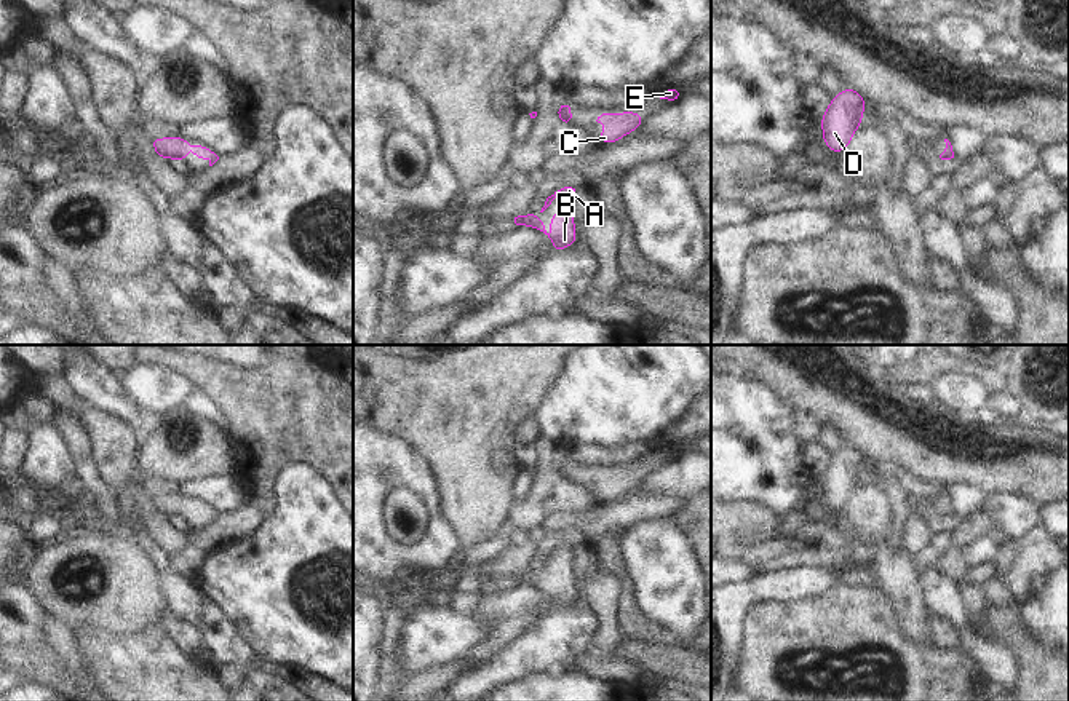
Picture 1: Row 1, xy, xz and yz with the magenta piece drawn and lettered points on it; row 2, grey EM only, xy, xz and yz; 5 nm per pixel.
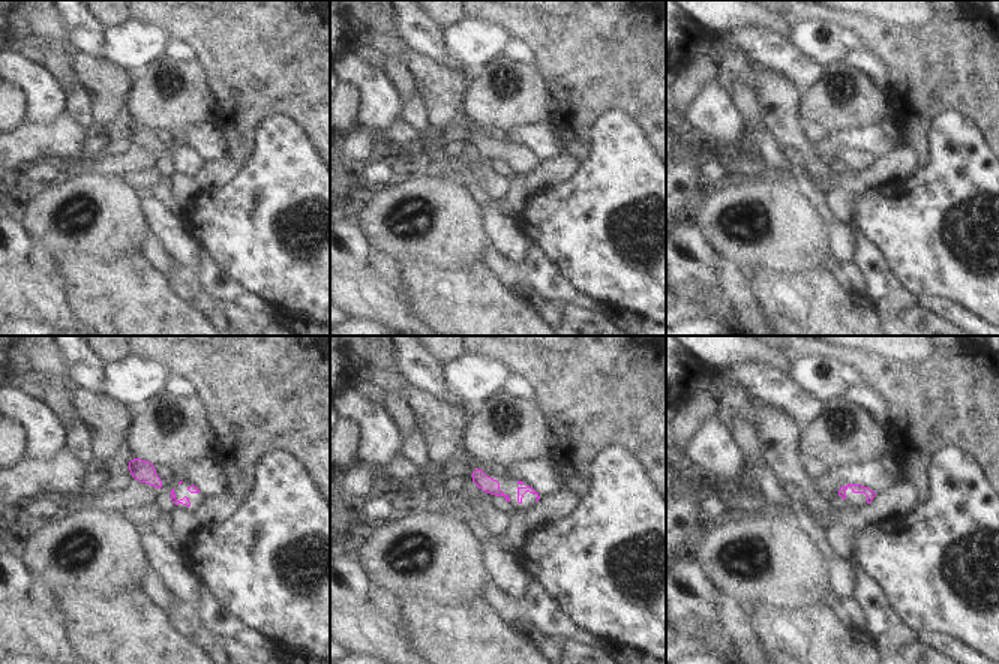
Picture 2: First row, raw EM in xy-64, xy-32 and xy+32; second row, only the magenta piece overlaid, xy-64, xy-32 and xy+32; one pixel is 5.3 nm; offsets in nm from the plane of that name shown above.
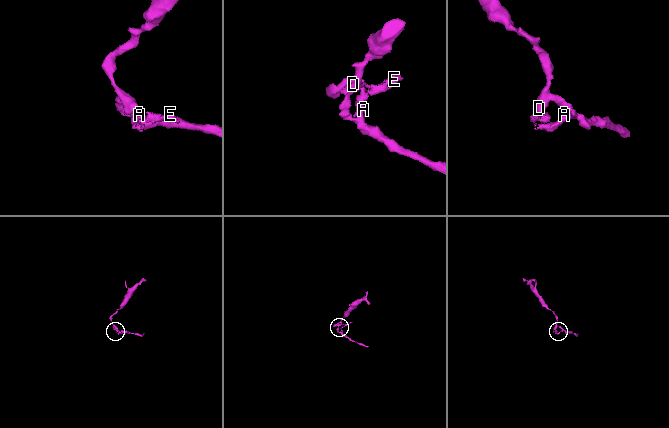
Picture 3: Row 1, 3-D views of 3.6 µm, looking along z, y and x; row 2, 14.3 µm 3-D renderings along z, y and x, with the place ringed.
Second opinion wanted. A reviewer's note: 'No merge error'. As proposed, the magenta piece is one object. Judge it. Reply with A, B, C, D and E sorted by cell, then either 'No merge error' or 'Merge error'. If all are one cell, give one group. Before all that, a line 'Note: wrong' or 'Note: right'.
Note: right
Groups: A B C D E. No merge error

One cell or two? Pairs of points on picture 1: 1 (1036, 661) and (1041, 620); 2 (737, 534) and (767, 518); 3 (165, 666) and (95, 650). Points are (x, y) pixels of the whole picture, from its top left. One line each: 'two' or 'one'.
1: two
2: one
3: one

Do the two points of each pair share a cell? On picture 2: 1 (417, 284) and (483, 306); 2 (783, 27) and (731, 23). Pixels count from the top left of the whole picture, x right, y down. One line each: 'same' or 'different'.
1: same
2: same

